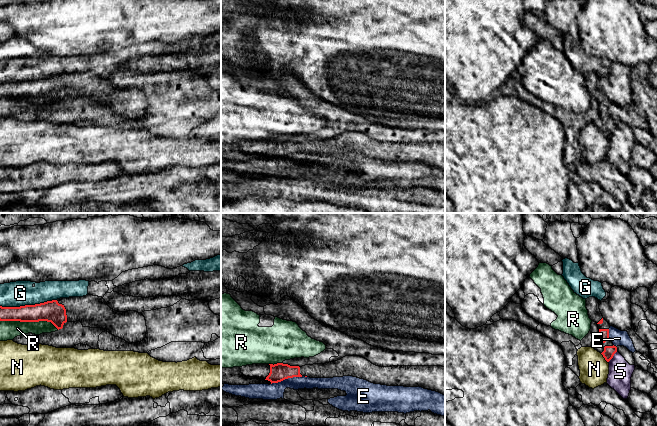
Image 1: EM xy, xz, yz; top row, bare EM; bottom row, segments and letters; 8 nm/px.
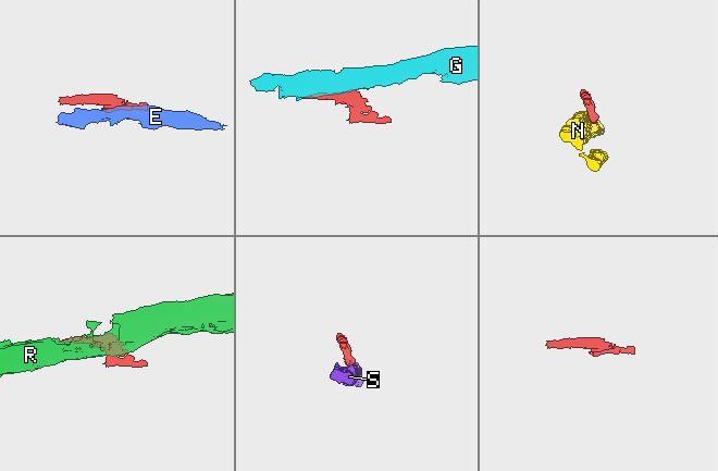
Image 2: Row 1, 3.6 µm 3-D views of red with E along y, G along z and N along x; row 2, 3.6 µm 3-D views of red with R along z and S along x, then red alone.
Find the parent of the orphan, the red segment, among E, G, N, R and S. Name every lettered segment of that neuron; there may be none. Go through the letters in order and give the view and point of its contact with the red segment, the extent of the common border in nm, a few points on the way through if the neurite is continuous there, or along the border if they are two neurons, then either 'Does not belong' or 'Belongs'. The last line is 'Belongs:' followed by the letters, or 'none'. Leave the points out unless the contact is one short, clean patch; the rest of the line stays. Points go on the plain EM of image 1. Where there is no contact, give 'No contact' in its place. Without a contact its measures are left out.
E: Touches red at xz (286, 154). Shared border 260 nm. Boundary: xz (302, 152), (288, 153), (271, 160). Does not belong
G: Touches red at xy (28, 81). Shared border 460 nm. Does not belong
N: Touches red at yz (604, 133). Shared border 100 nm. Does not belong
R: Touches red at xy (29, 97). Shared border 480 nm. Does not belong
S: Touches red at yz (612, 133). Shared border 120 nm. Boundary: yz (617, 127), (608, 138). Does not belong
Belongs: none

